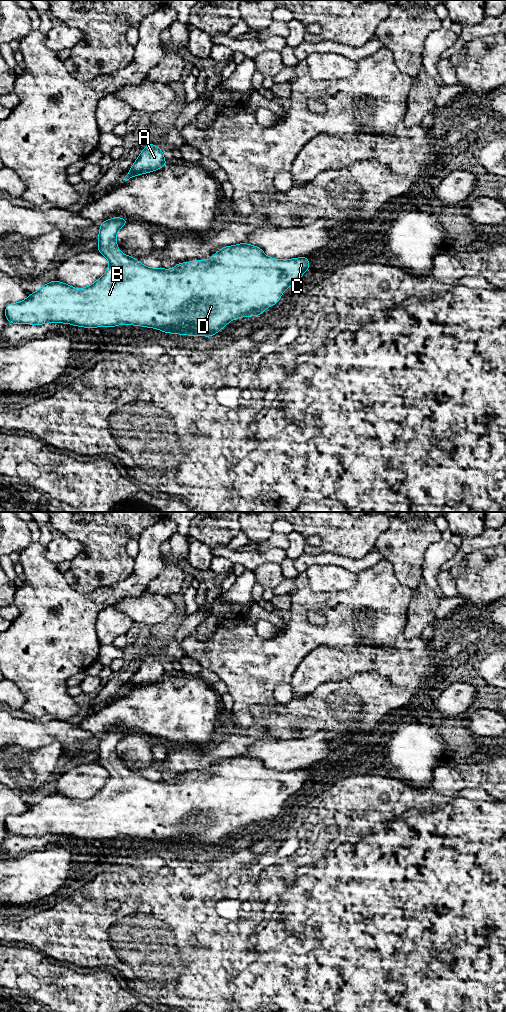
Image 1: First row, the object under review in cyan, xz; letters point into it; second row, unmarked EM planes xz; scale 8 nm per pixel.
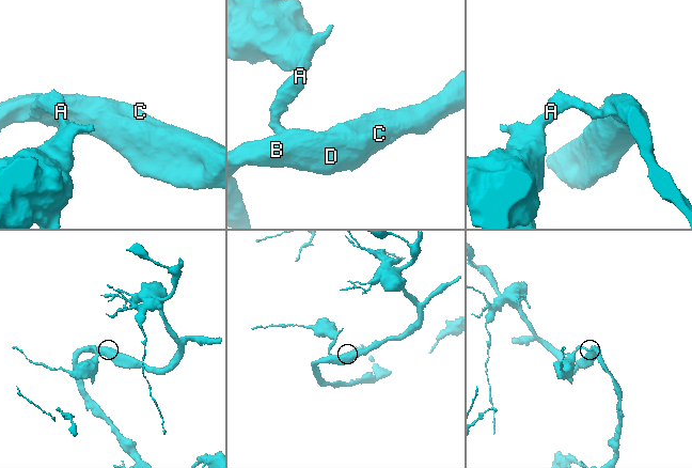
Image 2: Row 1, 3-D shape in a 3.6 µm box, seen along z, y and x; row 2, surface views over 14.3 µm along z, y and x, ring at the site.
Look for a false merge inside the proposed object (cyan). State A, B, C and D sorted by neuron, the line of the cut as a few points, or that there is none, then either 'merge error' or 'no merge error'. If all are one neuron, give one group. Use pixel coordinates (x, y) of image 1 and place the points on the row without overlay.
A B C D | no cut | no merge error

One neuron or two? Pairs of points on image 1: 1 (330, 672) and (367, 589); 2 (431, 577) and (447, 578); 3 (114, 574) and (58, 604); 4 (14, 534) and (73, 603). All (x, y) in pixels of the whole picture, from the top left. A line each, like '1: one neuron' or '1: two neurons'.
1: two neurons
2: two neurons
3: two neurons
4: two neurons

